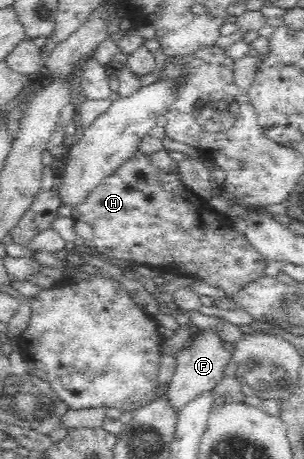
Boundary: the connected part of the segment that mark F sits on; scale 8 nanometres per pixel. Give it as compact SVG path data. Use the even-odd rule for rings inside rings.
M194 329L194 336L183 350L175 355L175 370L168 382L167 397L178 409L183 408L186 402L202 394L204 390L213 390L218 382L224 379L224 370L230 361L234 361L234 354L228 350L226 341L218 334L218 330Z

